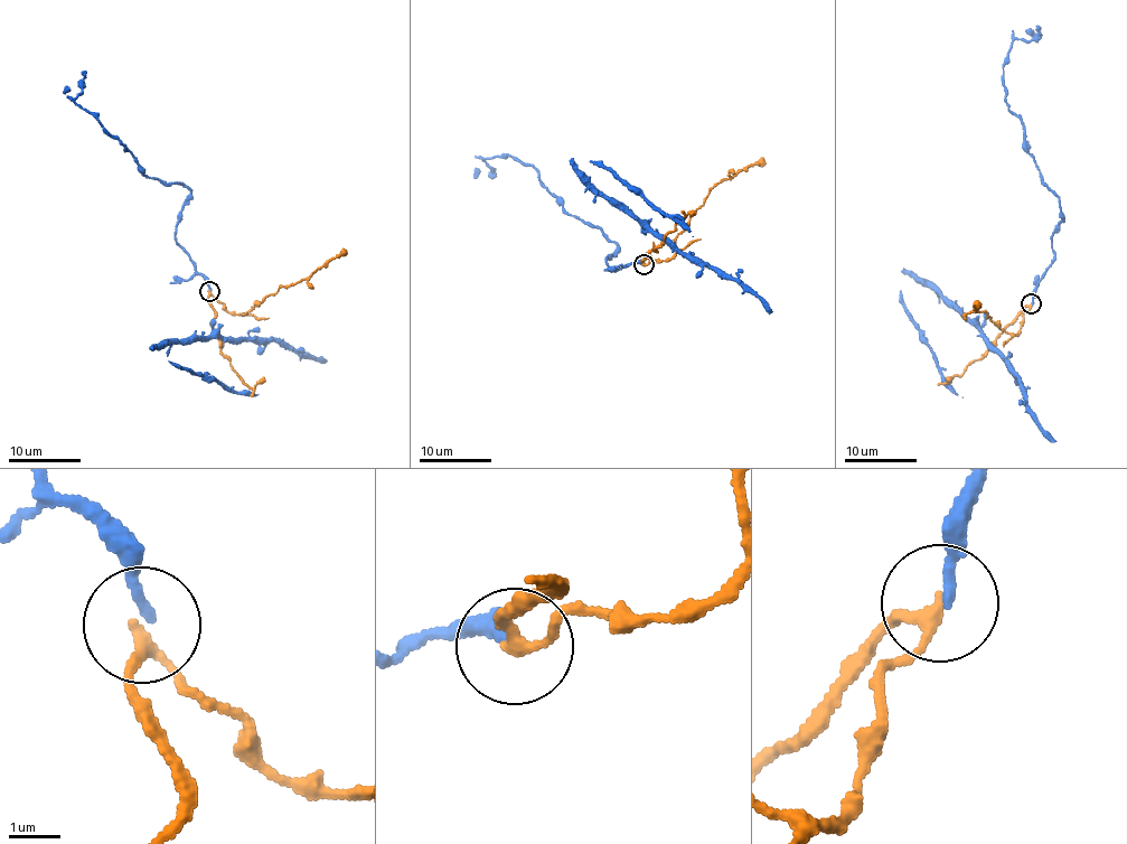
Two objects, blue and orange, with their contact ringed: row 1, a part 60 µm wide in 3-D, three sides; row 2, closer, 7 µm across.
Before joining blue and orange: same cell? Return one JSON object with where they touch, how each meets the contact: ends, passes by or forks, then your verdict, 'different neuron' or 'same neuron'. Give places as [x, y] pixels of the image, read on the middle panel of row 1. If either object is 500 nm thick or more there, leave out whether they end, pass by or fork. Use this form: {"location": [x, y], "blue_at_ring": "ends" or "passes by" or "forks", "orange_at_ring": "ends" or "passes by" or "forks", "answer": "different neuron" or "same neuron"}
{"location": [644, 264], "blue_at_ring": "ends", "orange_at_ring": "passes by", "answer": "same neuron"}

